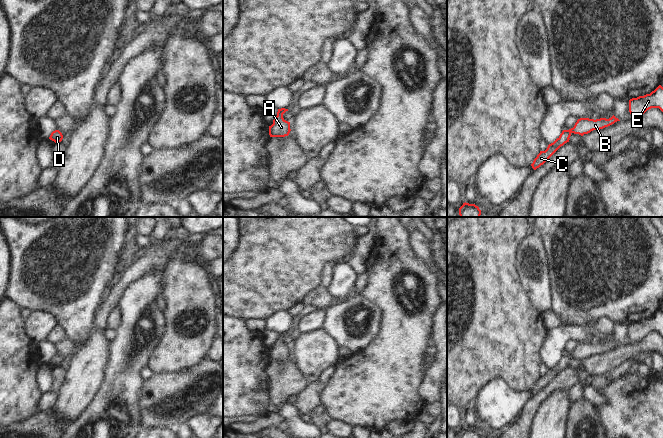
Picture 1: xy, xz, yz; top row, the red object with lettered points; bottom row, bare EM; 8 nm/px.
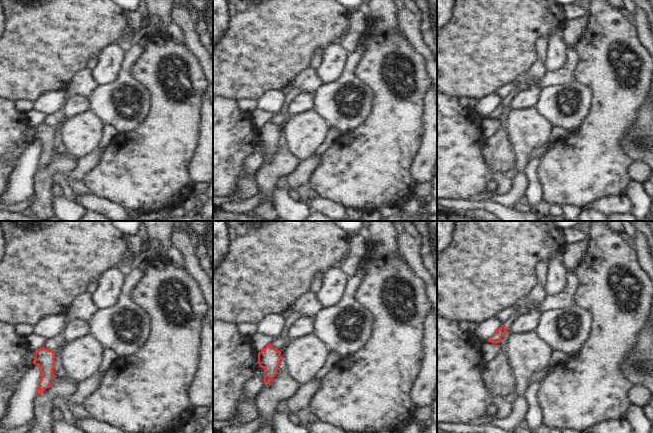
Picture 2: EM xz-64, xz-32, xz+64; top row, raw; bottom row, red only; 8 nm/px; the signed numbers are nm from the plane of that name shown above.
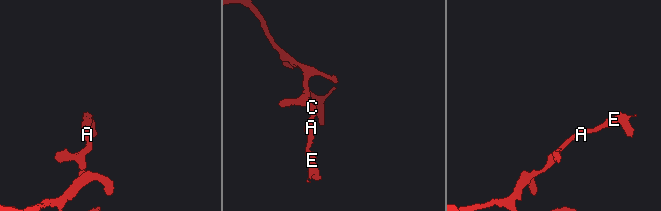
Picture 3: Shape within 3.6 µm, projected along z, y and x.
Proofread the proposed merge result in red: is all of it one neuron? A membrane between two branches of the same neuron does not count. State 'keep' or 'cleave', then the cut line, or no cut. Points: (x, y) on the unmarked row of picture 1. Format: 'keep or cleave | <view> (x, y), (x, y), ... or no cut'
keep | no cut

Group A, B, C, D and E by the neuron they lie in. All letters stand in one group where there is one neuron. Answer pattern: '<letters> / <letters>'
A B C D E

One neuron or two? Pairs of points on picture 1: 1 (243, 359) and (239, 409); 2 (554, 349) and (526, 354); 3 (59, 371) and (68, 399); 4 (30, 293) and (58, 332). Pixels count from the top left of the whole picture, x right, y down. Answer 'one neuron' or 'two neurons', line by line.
1: one neuron
2: two neurons
3: two neurons
4: two neurons

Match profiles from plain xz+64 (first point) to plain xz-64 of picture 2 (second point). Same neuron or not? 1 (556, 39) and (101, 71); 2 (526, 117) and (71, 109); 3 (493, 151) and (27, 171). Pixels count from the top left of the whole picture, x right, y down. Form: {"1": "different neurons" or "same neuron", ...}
{"1": "same neuron", "2": "different neurons", "3": "different neurons"}

